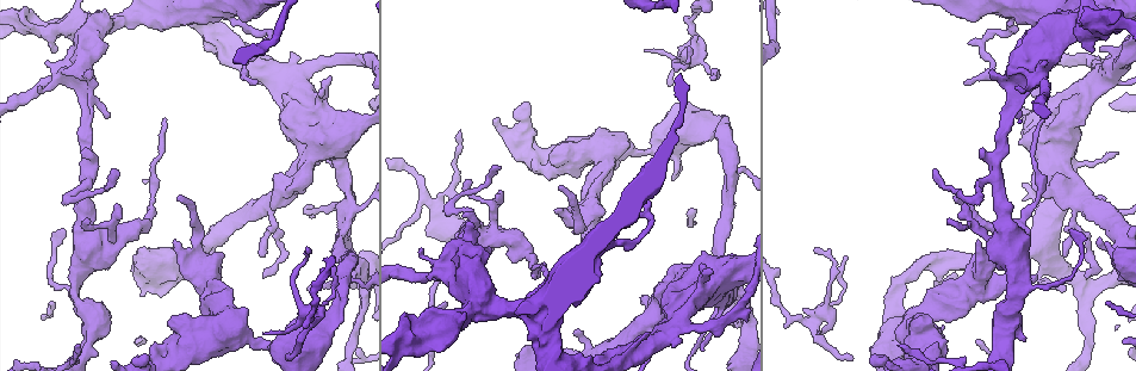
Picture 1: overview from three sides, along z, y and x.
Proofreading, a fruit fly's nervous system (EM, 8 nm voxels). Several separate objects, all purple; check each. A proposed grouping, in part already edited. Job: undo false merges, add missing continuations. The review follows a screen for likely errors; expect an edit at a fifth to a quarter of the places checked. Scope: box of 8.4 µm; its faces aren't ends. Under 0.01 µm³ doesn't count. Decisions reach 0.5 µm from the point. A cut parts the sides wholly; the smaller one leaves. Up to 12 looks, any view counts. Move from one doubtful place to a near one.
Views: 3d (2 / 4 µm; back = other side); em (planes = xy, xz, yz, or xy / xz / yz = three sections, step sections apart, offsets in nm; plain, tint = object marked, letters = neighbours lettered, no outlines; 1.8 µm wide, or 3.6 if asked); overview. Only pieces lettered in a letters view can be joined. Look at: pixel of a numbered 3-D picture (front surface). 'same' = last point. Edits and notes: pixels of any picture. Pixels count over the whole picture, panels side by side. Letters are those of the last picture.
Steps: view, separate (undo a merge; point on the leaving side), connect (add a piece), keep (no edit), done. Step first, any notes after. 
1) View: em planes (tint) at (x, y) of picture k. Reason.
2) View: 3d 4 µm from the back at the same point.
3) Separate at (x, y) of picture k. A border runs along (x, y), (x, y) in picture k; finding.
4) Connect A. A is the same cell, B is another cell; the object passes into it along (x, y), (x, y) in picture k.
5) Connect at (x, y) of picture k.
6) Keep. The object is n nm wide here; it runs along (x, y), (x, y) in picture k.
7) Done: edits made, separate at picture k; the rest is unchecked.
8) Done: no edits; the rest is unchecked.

View: em 3.6 µm planes (letters) at (1020, 281) of picture 1. Thick turns thin.

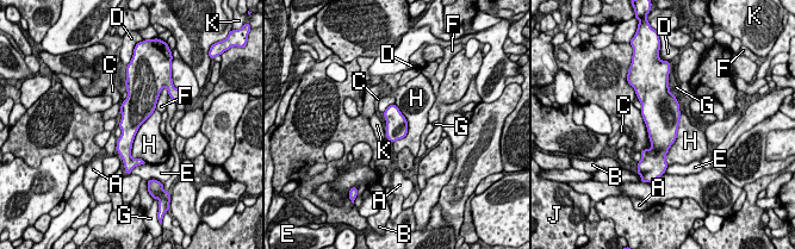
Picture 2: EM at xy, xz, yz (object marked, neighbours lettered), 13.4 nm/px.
Keep. The longest contact is with H, 750 nm; A, B, C, D, E, F, G, H, J and K are other cells; a border runs along (155, 109), (135, 136), (132, 159) in picture 2; continuous, no second neuron.

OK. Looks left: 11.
View: em 3.6 µm planes (letters) at (345, 238) of picture 1. Four arms meet.

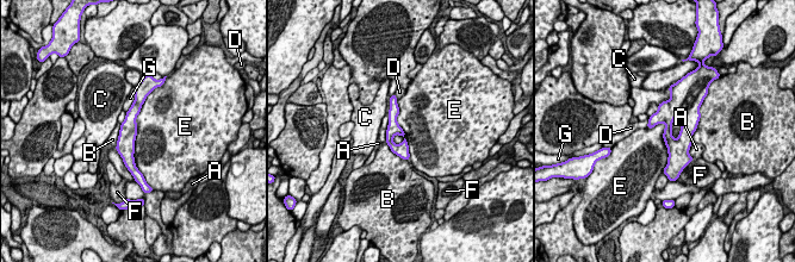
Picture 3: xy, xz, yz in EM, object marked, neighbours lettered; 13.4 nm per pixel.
Keep. A, B, C, D, E, F and G are other cells; continuous, no second neuron.

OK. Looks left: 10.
View: em planes (letters) at (265, 345) of picture 1. Three arms meet.

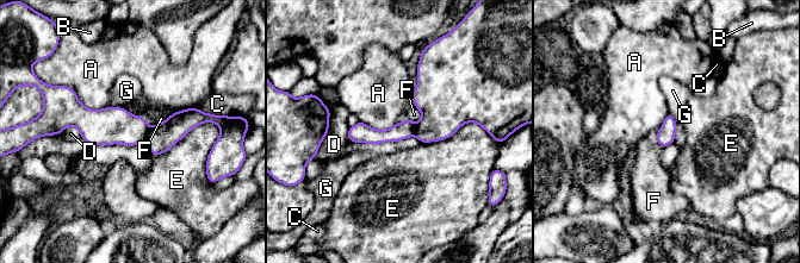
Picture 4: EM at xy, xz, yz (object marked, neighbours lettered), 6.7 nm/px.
Separate at (112, 125) of picture 4. A, B, C, D, E, F and G are other cells; the part that leaves runs along (411, 125), (391, 135), (351, 137) in picture 4; two neurons meet here.

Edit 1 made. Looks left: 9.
Done: edits made, separate at picture 4; the rest is unchecked.

